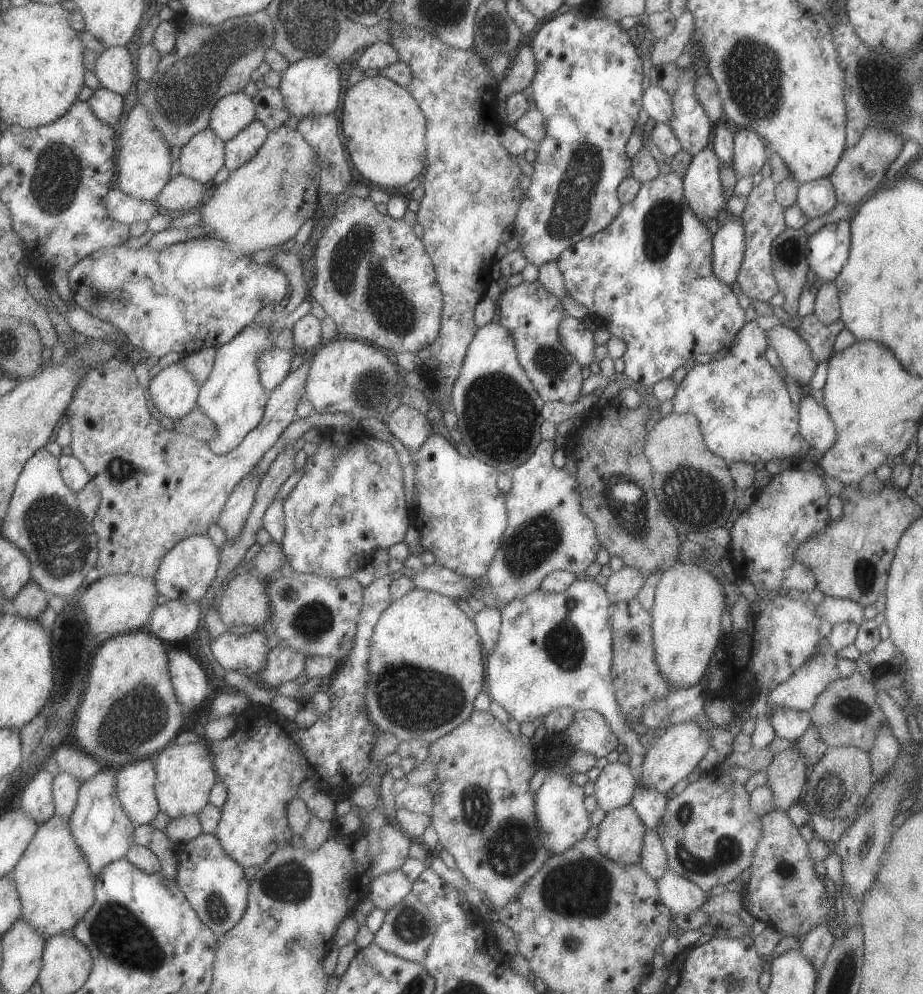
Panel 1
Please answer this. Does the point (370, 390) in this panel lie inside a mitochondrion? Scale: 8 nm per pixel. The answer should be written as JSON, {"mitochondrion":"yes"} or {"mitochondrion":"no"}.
{"mitochondrion":"yes"}

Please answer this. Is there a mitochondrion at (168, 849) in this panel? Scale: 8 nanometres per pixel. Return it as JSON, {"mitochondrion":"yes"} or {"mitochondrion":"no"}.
{"mitochondrion":"no"}

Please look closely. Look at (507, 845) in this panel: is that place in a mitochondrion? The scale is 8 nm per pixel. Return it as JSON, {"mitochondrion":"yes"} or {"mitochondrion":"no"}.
{"mitochondrion":"yes"}

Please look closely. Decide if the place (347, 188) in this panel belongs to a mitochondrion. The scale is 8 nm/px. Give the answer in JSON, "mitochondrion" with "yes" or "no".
{"mitochondrion":"no"}

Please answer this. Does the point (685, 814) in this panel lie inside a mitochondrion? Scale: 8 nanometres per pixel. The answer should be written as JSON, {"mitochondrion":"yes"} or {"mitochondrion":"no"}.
{"mitochondrion":"yes"}

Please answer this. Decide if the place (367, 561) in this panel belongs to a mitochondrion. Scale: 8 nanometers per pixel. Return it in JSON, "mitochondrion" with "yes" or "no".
{"mitochondrion":"no"}

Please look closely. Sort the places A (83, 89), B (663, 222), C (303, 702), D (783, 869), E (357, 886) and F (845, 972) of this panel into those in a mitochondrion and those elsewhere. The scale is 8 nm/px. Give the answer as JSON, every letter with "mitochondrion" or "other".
{"A":"other","B":"mitochondrion","C":"other","D":"mitochondrion","E":"other","F":"mitochondrion"}

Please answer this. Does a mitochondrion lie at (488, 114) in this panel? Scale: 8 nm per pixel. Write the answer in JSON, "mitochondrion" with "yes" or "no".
{"mitochondrion":"no"}

